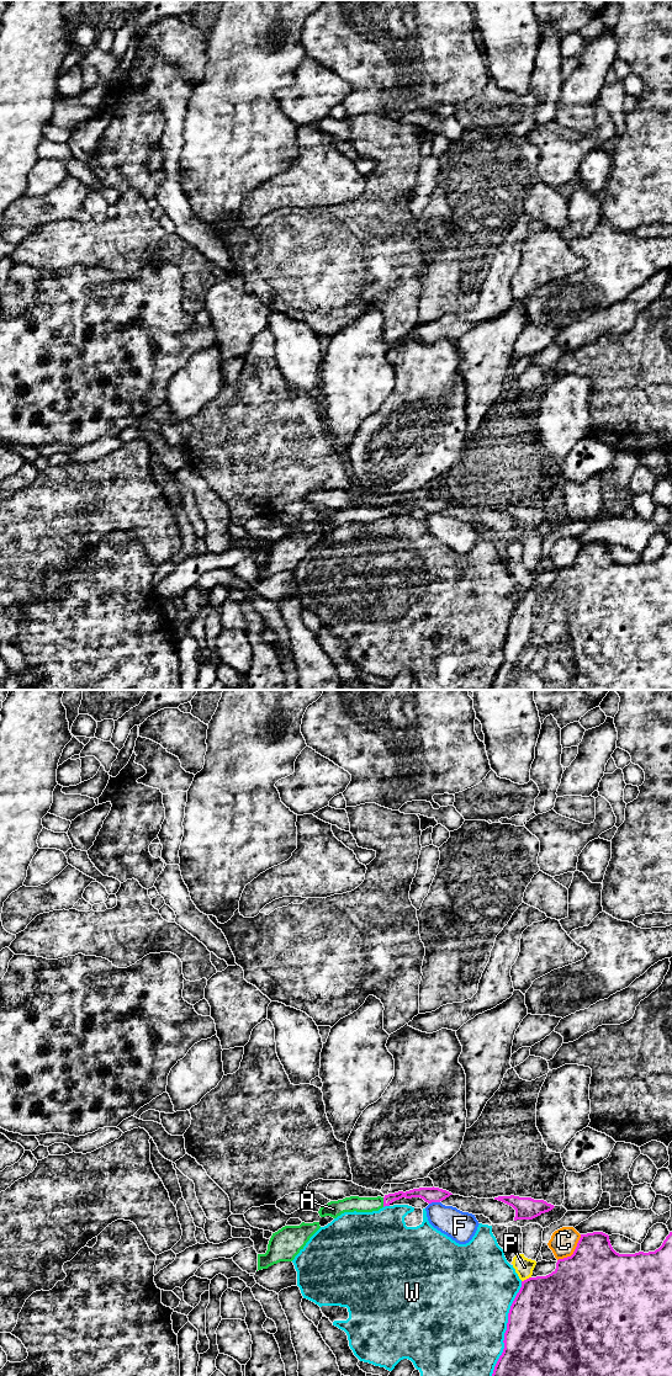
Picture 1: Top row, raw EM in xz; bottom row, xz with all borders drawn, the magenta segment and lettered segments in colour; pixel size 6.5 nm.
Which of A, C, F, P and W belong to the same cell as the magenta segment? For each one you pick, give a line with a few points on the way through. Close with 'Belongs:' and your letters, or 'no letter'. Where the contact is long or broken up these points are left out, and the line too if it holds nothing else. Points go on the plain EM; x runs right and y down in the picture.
A: Path across: xz (421, 503), (400, 504), (384, 513), (352, 514)
Belongs: A

